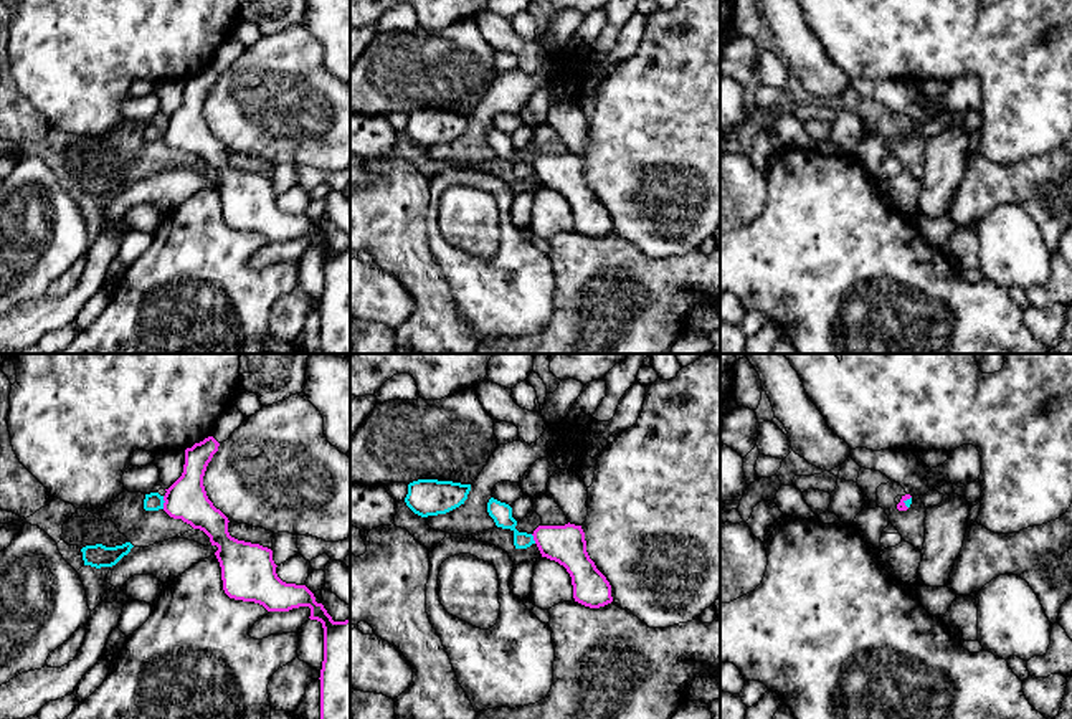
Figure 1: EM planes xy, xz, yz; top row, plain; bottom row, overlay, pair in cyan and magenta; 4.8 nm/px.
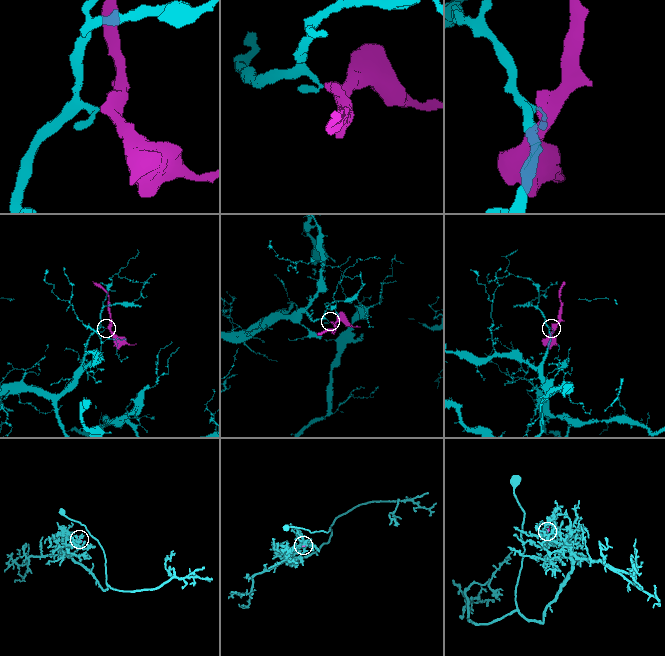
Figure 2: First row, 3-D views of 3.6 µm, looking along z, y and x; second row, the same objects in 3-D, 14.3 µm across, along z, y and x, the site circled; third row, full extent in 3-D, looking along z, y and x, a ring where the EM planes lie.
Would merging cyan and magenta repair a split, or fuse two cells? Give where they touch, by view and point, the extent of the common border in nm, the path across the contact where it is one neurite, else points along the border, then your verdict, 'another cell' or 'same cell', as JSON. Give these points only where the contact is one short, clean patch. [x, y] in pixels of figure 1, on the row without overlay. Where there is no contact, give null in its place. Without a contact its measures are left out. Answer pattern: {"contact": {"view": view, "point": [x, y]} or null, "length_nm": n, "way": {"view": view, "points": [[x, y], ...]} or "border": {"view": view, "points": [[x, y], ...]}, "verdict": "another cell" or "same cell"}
{"contact": {"view": "xy", "point": [164, 131]}, "length_nm": 60, "border": {"view": "xy", "points": [[162, 126], [164, 138]]}, "verdict": "another cell"}

